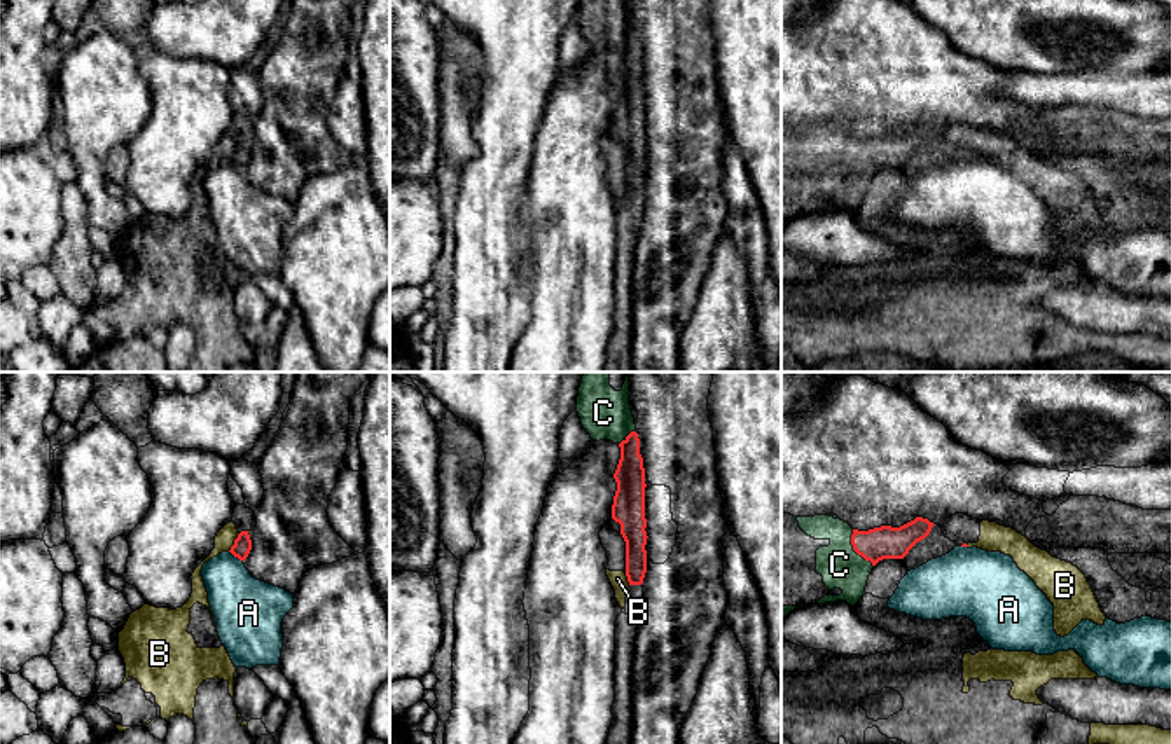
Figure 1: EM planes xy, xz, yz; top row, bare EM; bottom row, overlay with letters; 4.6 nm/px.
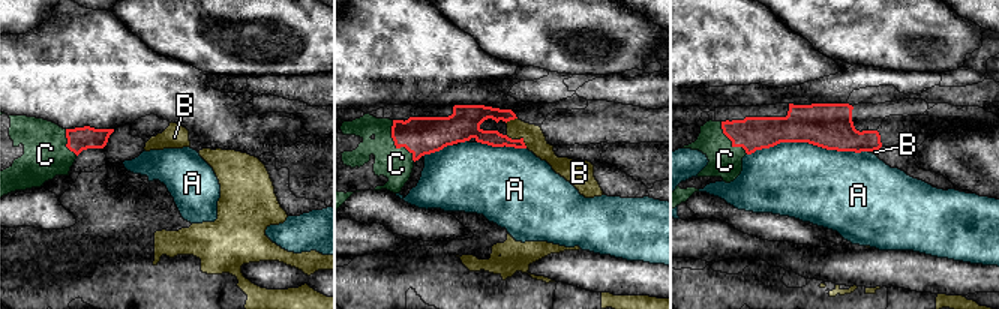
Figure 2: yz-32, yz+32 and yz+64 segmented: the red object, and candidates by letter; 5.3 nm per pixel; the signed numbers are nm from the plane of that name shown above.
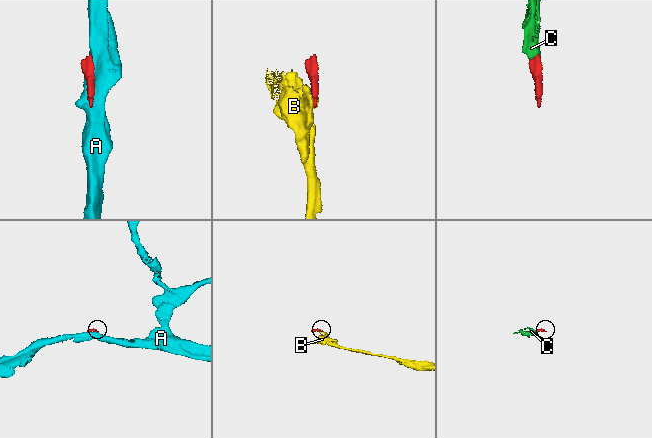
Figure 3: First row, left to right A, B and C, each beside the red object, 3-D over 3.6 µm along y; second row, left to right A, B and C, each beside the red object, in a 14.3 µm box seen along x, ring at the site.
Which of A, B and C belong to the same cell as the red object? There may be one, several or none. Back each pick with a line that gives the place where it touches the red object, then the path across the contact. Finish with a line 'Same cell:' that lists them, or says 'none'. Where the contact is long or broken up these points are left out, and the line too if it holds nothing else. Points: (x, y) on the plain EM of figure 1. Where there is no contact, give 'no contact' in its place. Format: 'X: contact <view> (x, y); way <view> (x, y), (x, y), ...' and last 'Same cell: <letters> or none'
C: contact yz (855, 159); way yz (885, 151), (855, 159), (839, 173)
Same cell: C

